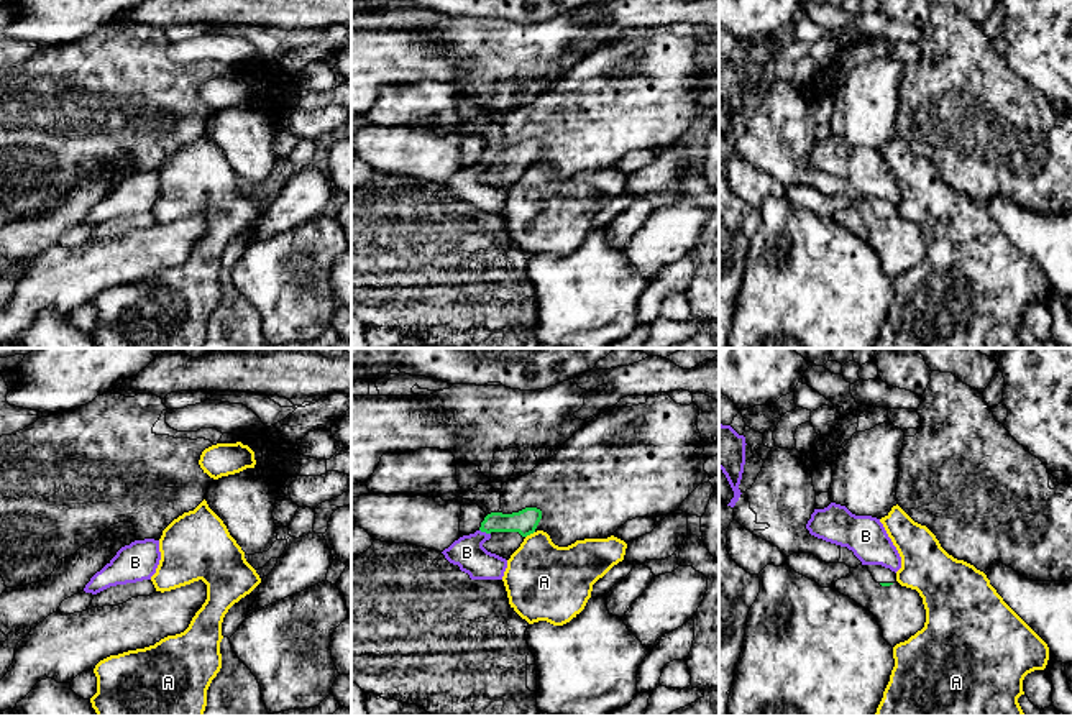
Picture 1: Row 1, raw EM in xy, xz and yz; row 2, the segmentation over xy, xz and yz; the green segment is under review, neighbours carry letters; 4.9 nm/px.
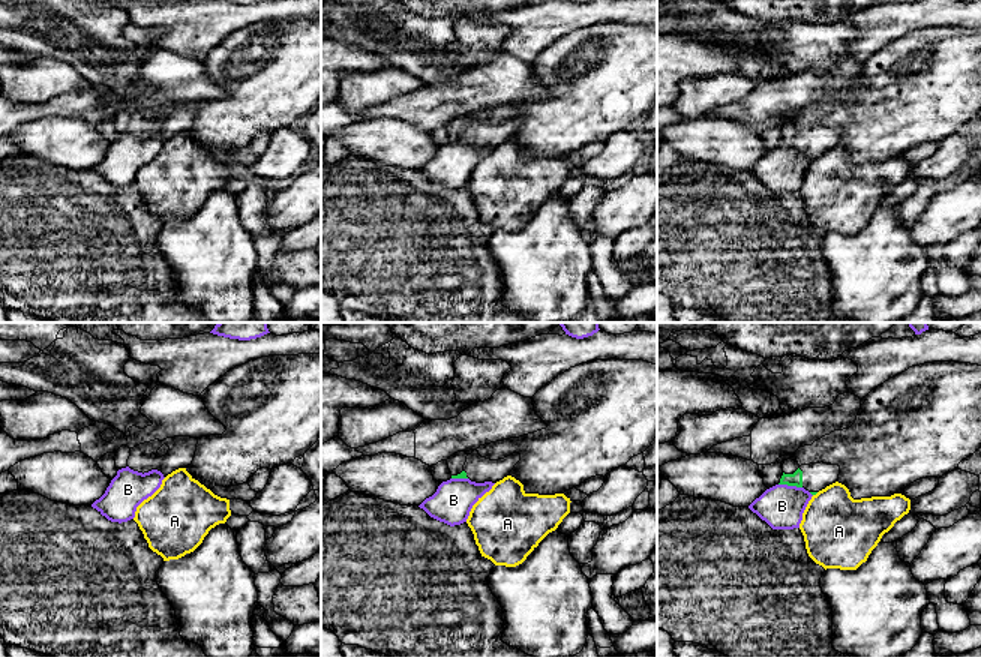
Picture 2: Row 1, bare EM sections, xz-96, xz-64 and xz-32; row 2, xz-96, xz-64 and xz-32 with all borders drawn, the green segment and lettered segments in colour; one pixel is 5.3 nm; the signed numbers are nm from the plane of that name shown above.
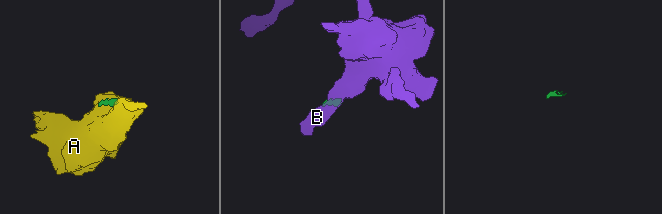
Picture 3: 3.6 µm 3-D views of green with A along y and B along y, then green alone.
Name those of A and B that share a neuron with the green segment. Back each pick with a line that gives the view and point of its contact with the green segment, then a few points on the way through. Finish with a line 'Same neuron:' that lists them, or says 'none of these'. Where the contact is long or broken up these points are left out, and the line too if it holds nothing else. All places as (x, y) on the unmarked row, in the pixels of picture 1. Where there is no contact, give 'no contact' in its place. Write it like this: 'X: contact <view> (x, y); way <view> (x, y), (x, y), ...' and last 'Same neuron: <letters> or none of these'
Same neuron: none of these

